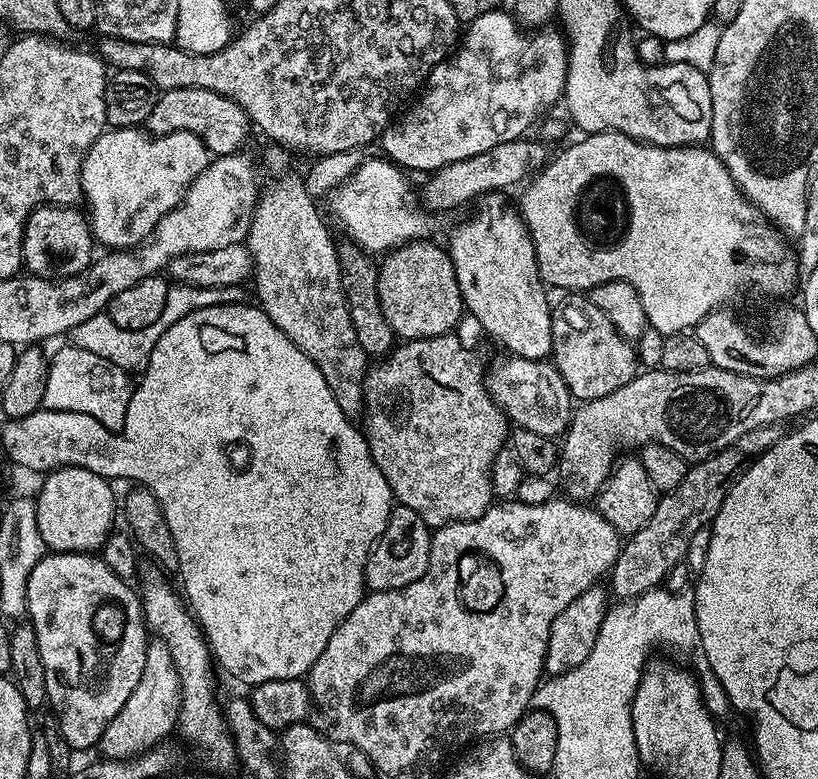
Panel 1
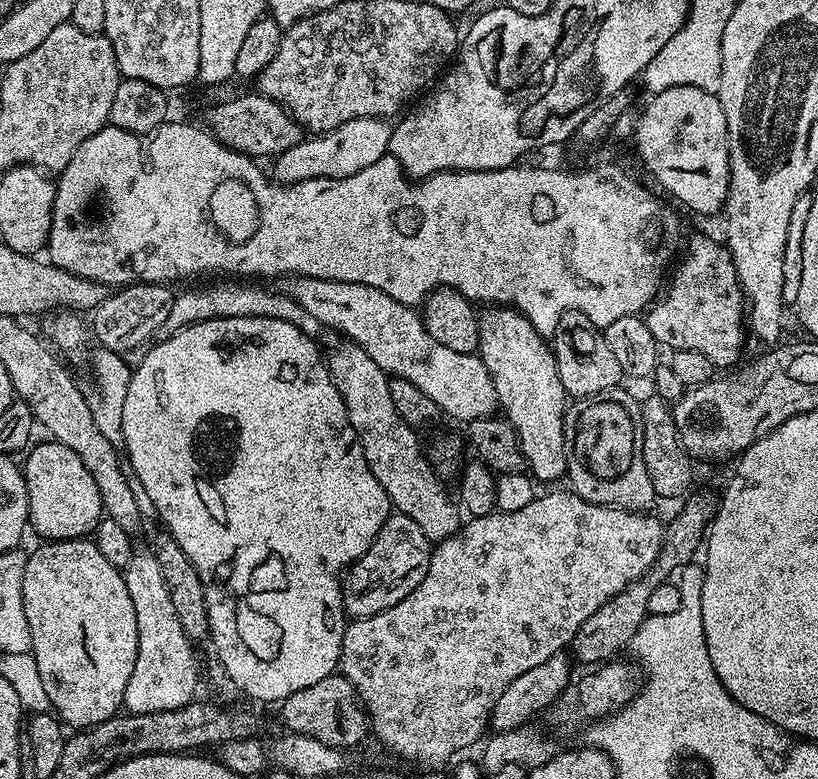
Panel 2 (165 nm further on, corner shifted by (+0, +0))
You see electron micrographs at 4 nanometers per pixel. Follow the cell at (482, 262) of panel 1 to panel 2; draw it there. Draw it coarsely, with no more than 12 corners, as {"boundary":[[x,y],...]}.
{"boundary":[[511,306],[478,355],[537,481],[565,475],[555,351]]}

